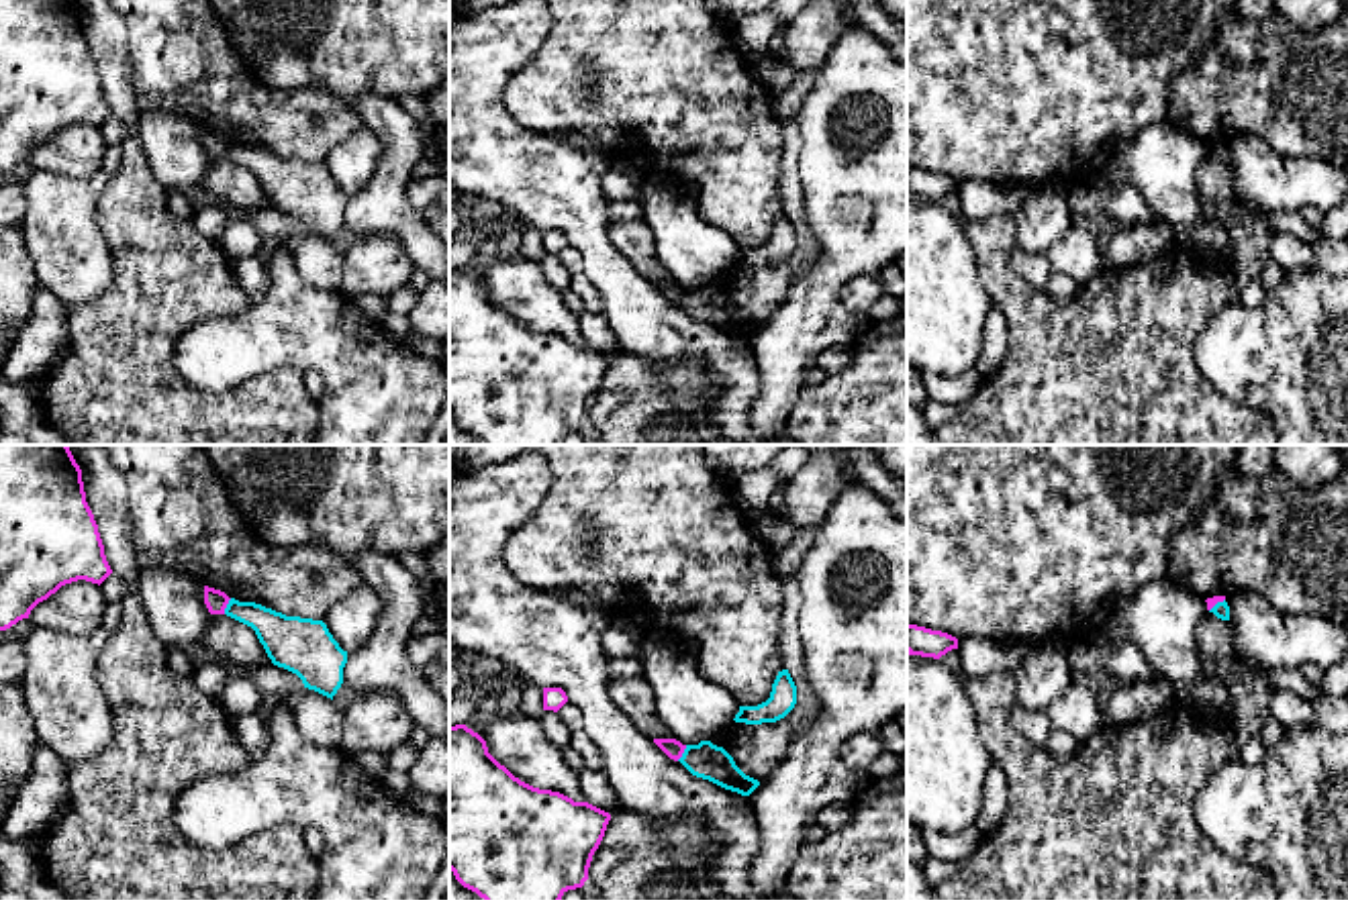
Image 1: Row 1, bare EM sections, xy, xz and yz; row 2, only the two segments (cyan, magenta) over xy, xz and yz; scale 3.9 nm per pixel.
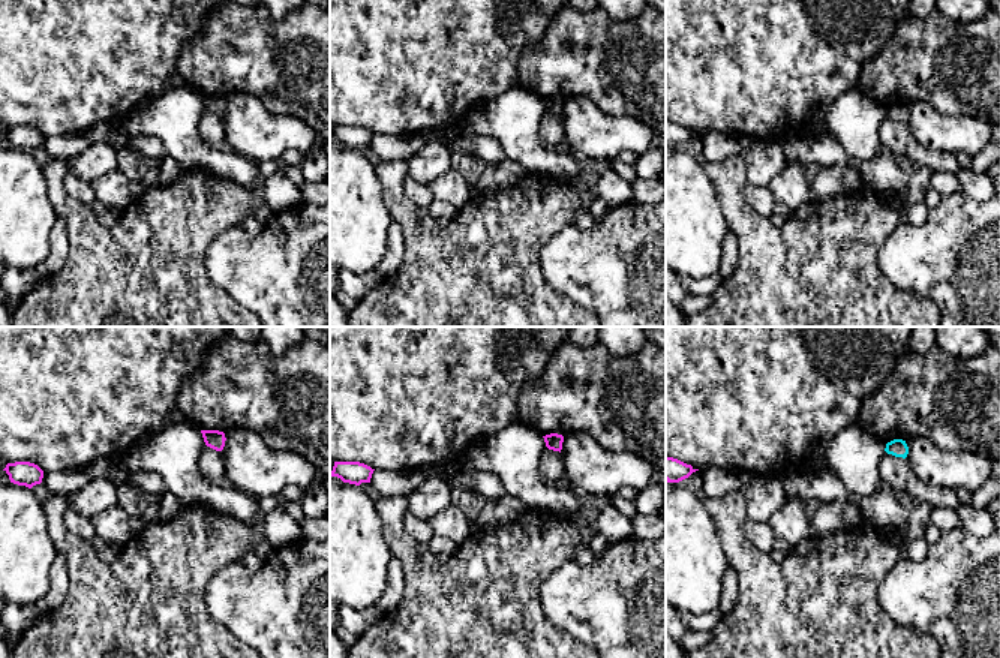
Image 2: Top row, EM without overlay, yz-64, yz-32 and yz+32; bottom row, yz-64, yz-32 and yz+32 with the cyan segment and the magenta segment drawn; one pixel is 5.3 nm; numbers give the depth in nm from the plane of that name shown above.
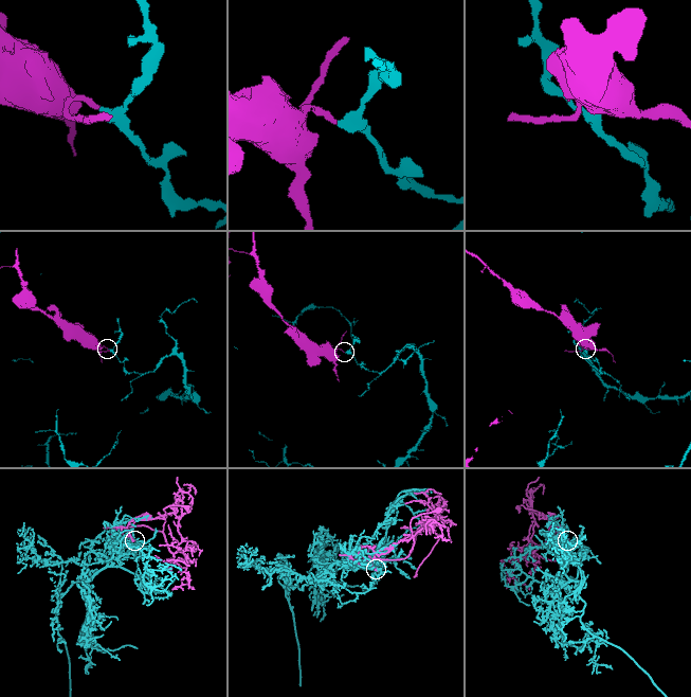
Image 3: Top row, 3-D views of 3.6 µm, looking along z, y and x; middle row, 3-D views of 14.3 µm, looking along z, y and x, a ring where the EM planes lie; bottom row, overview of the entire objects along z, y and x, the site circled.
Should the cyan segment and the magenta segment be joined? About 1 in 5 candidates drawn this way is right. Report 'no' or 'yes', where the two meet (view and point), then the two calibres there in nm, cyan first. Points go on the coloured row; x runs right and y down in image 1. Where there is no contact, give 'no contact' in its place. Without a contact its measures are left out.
no; contact xy (227, 607); calibres 170 and 90 nm

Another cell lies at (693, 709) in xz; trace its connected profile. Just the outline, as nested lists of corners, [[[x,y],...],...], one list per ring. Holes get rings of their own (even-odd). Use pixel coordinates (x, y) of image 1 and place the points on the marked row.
[[[647,631],[639,659],[654,688],[658,716],[682,745],[715,739],[739,712],[739,704],[696,669],[694,647],[674,631]]]

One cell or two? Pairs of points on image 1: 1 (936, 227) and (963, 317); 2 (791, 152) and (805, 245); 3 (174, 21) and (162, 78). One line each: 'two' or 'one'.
1: one
2: one
3: one

